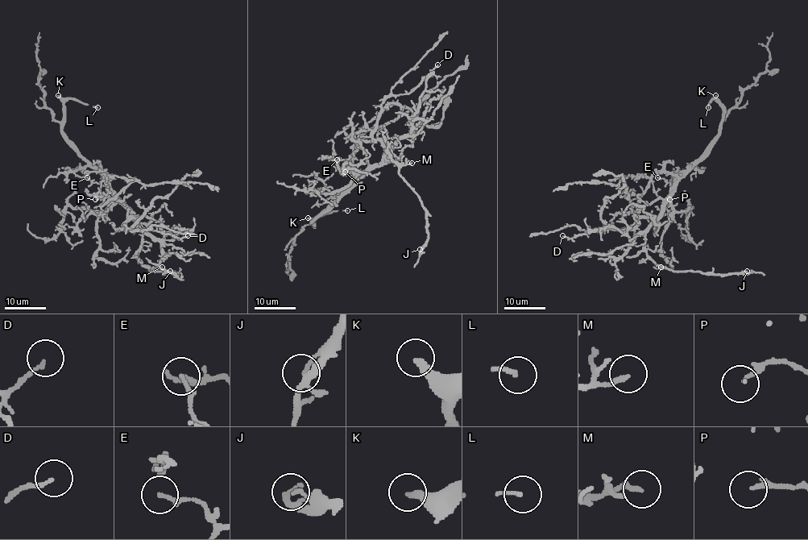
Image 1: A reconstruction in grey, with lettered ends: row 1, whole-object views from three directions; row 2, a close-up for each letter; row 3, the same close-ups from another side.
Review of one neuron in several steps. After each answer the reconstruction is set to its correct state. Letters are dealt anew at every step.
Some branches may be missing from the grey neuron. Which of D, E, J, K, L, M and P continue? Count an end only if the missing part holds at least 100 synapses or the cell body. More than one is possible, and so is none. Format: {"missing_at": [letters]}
{"missing_at": ["K", "L"]}

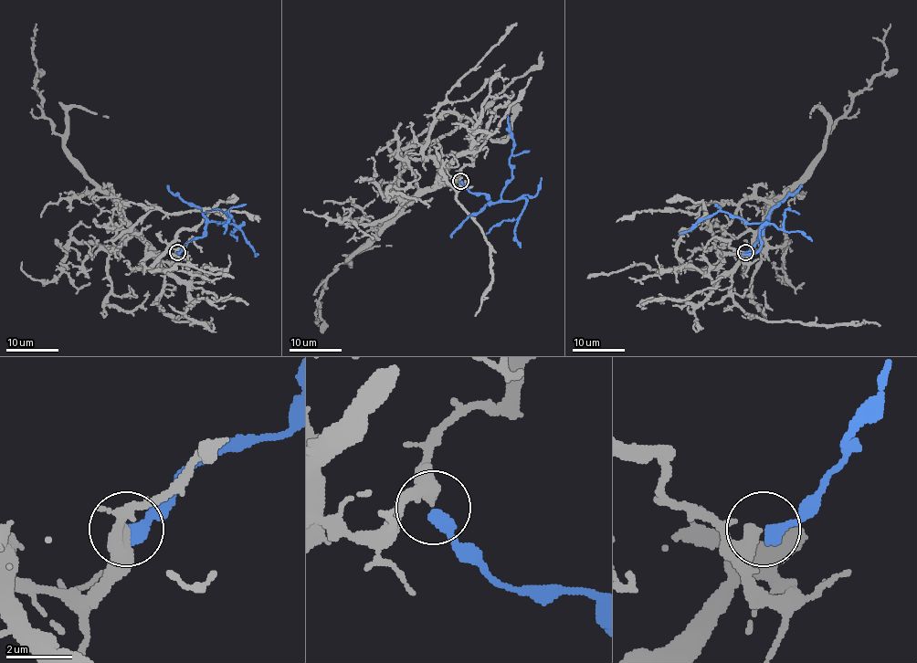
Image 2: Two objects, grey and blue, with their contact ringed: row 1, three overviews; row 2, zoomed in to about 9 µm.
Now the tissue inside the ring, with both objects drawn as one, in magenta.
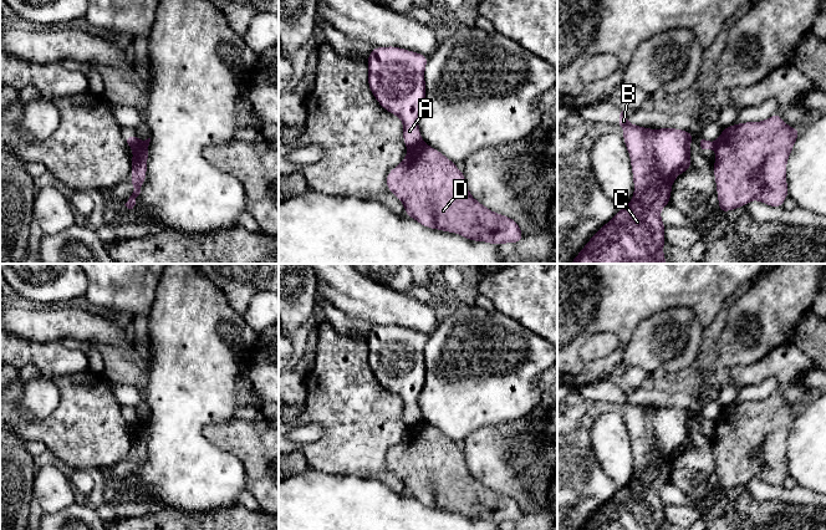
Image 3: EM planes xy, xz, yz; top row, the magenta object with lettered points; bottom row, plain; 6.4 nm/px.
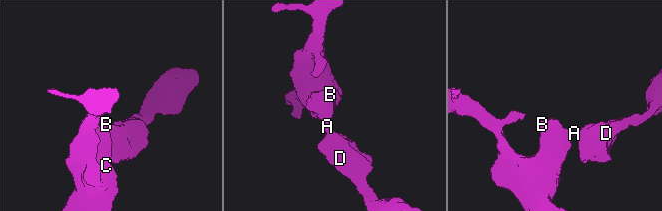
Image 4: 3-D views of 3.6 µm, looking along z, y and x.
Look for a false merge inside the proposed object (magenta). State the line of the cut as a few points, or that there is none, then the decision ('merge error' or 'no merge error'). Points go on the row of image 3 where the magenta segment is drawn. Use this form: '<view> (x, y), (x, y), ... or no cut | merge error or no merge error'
xz (422, 142), (409, 148) | merge error

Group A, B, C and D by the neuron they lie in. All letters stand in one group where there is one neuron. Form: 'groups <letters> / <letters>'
groups A B C / D

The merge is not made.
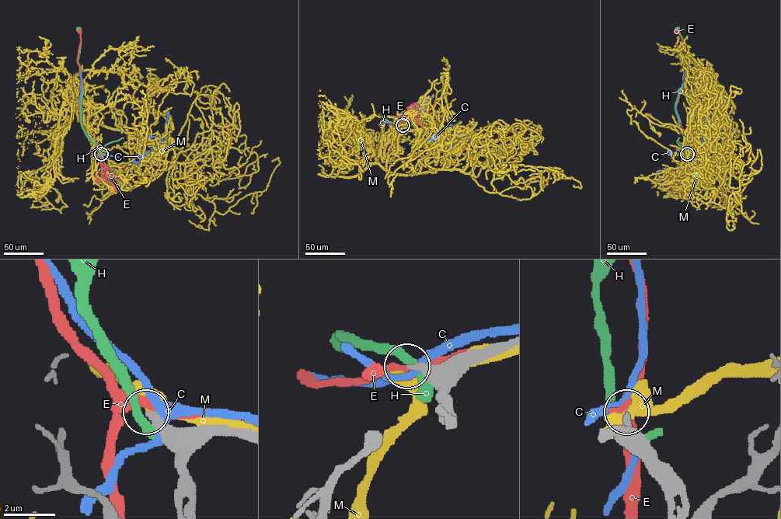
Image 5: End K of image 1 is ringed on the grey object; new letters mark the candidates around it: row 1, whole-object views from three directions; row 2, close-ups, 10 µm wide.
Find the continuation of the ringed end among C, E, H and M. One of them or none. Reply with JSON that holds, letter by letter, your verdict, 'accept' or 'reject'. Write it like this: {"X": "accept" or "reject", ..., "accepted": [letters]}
{"C": "reject", "E": "reject", "H": "reject", "M": "reject", "accepted": []}

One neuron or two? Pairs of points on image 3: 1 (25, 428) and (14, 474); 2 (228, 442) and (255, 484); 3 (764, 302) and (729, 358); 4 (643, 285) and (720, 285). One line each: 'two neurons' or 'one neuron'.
1: two neurons
2: one neuron
3: one neuron
4: one neuron

